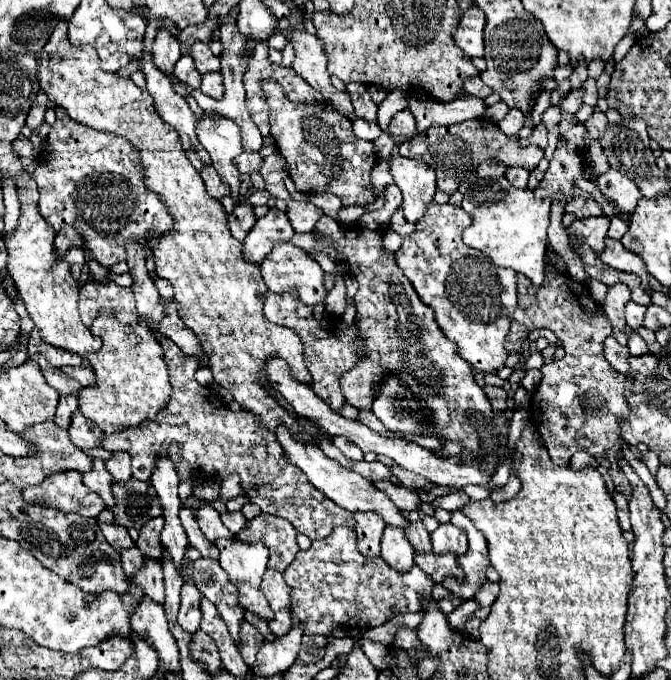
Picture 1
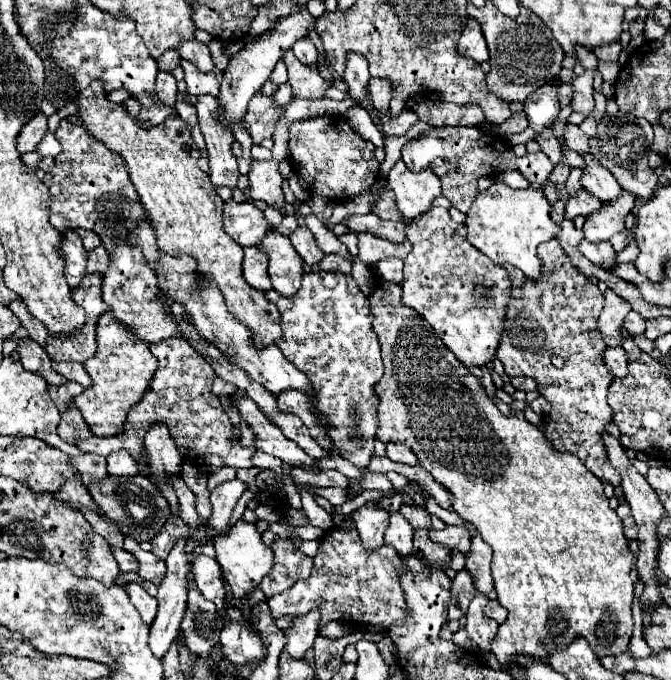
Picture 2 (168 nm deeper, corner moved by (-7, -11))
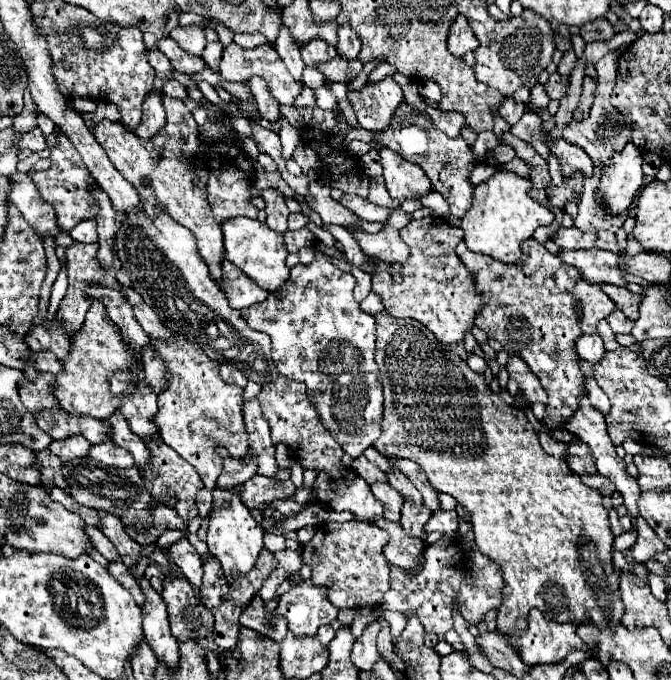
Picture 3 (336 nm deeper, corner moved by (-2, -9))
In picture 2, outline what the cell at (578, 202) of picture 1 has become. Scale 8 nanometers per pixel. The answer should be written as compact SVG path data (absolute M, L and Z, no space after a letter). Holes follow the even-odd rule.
M578 191L576 195L572 195L568 201L566 201L566 207L564 207L564 215L568 219L574 219L576 215L590 215L592 211L600 209L602 207L602 201L596 199L594 195L586 193L586 191Z

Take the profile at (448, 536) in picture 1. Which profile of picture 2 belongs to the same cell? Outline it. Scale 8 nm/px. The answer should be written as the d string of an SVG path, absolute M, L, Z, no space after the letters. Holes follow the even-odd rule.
M444 527L442 531L432 529L430 539L446 545L448 549L458 549L462 553L468 553L468 549L470 549L470 535L468 535L466 527Z

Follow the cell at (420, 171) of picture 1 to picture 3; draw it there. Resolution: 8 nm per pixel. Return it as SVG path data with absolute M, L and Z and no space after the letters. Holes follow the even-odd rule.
M381 147L381 165L387 191L393 199L421 199L423 195L431 193L431 181L423 173L423 169L411 161L399 157L399 153Z

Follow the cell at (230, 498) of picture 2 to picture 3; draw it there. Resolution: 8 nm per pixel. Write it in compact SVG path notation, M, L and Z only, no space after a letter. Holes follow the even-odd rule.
M233 457L233 459L223 459L223 473L217 479L217 487L219 489L231 489L235 485L239 485L241 481L251 479L257 473L257 465L255 461L251 463L243 463L241 459Z

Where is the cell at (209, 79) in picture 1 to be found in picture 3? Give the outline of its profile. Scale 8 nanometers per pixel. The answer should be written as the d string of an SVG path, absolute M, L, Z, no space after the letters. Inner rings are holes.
M169 37L165 41L159 41L159 51L171 61L173 71L177 71L177 73L195 75L205 69L205 61L201 57L183 53L183 49L179 49L179 45L175 45L175 41L171 41Z

